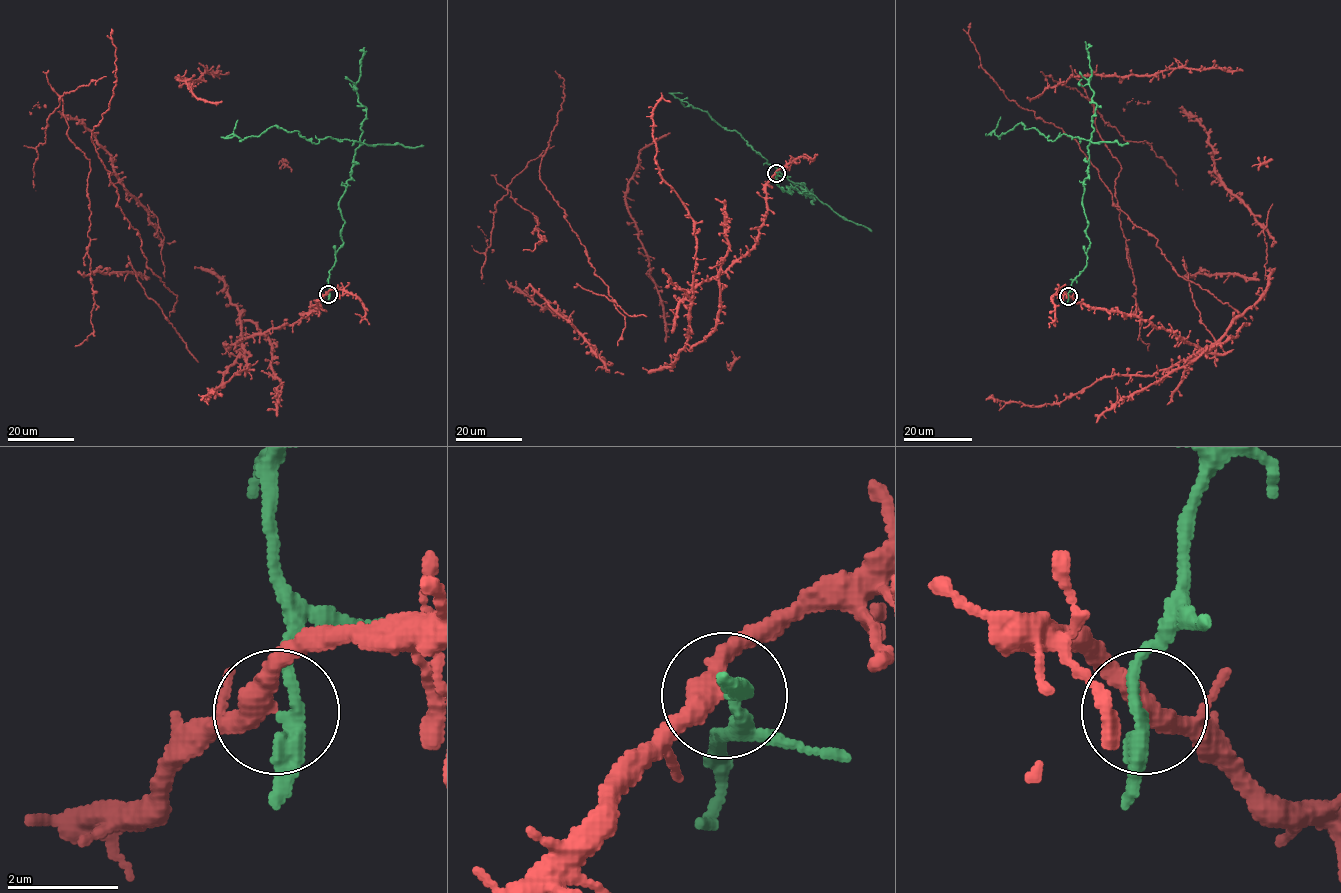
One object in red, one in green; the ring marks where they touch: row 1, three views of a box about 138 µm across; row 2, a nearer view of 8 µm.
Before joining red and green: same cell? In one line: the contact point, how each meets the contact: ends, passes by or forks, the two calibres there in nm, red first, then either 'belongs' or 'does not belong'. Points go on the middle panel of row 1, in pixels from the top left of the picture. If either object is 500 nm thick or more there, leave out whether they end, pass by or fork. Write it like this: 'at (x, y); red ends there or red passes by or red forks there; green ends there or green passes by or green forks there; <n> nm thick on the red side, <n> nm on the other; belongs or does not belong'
at (776, 173); red passes by; green passes by; 360 nm thick on the red side, 240 nm on the other; does not belong

